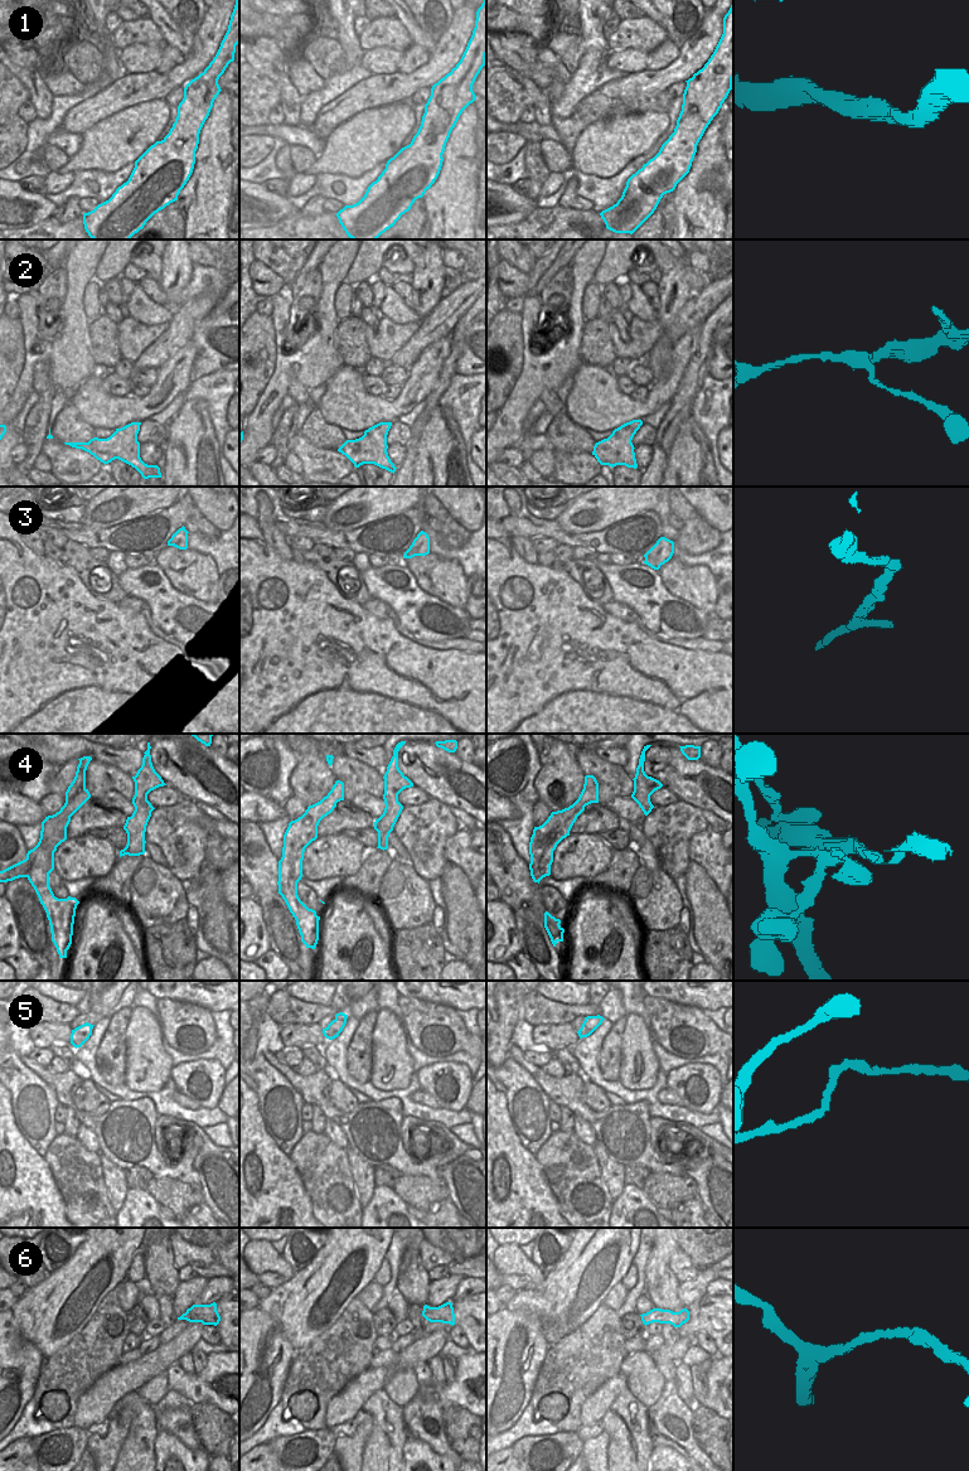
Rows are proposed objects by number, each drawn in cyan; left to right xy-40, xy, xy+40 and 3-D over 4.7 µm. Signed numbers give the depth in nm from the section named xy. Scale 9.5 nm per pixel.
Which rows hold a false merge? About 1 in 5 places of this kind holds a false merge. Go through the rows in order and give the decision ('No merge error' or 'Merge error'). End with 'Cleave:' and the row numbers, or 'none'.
1: No merge error
2: No merge error
3: No merge error
4: Merge error
5: No merge error
6: No merge error
Cleave: 4

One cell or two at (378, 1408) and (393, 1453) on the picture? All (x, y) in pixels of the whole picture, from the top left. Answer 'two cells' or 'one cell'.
one cell

